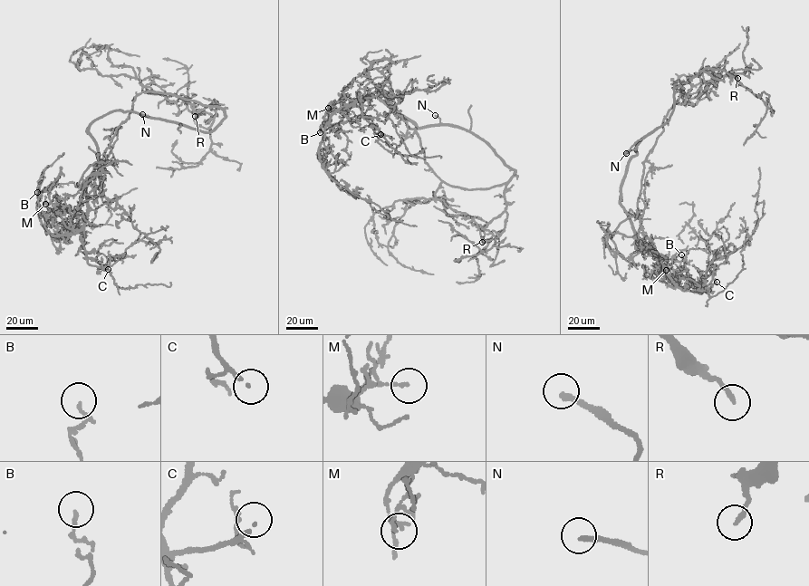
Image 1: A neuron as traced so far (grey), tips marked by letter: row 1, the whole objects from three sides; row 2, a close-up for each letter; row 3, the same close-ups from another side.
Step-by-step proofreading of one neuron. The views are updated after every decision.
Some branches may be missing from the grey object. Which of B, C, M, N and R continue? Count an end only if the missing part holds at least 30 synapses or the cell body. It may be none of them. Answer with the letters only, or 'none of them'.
C, N

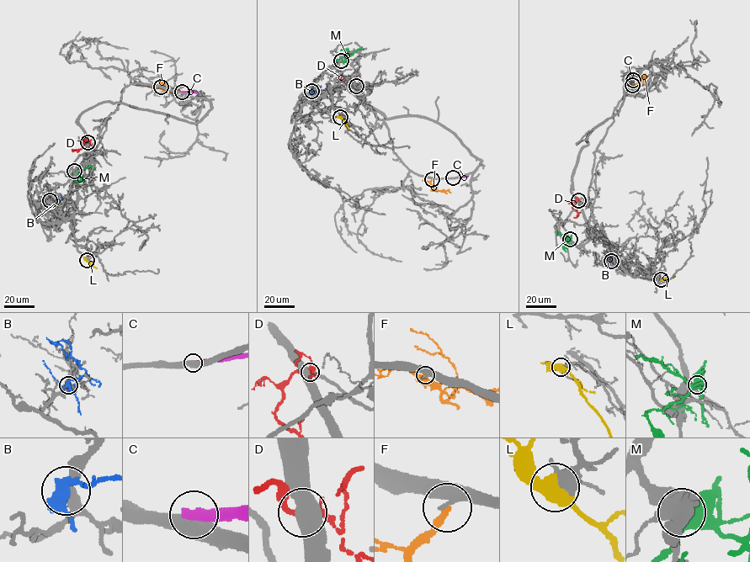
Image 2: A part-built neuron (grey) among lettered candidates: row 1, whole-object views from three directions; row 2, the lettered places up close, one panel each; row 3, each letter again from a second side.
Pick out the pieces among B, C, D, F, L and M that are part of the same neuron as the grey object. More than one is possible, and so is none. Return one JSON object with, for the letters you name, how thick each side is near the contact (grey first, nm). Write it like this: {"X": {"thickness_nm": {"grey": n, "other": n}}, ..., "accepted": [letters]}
{"L": {"thickness_nm": {"grey": 500, "other": 500}}, "accepted": ["L"]}

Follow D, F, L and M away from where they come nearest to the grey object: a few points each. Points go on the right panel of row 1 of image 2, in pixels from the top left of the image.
D: (578, 200), (575, 200), (572, 208), (578, 214), (573, 217)
F: (632, 85), (642, 82), (645, 74)
L: (661, 280), (675, 277)
M: (570, 239), (556, 232)

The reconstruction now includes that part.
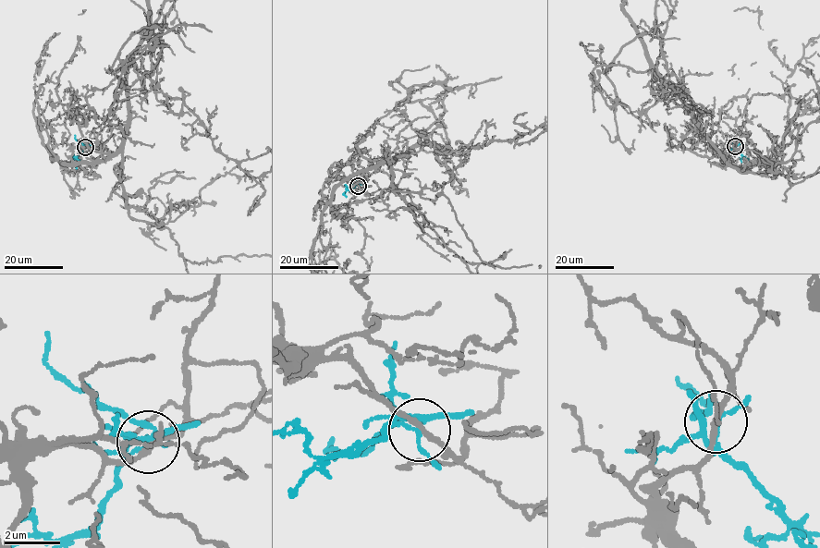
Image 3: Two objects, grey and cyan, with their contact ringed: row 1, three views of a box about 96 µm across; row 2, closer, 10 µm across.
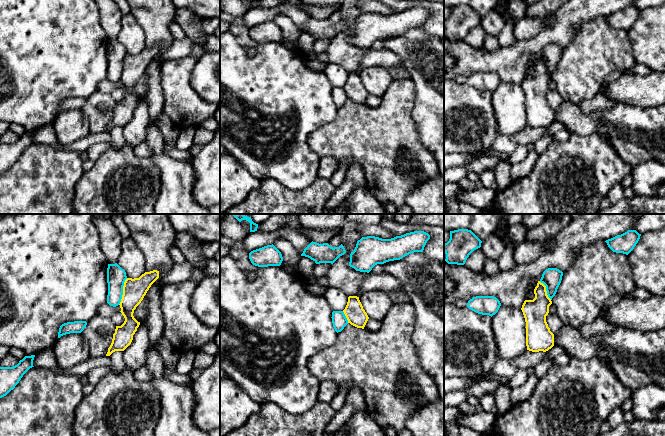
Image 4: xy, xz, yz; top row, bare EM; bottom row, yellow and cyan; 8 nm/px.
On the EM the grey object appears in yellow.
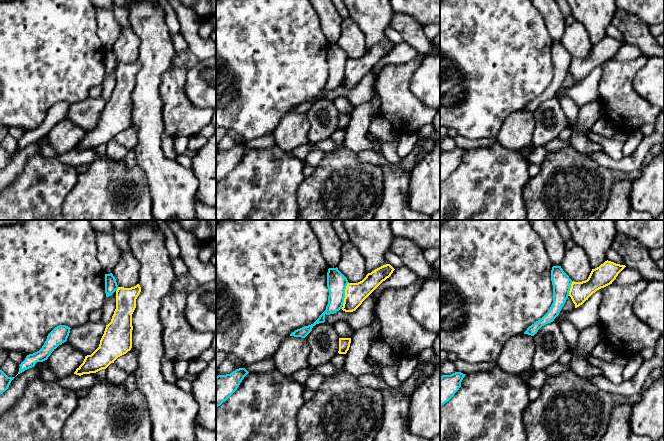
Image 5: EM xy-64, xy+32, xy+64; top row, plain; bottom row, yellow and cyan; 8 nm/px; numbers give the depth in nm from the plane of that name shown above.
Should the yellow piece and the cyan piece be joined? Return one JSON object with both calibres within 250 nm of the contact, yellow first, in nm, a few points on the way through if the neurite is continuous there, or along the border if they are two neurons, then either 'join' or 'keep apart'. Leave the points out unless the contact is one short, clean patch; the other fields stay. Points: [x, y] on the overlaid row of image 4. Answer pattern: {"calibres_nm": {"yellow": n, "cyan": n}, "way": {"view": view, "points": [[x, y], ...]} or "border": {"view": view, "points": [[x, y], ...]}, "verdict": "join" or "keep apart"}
{"calibres_nm": {"yellow": 190, "cyan": 160}, "border": {"view": "xy", "points": [[127, 278], [123, 284], [121, 301], [118, 304]]}, "verdict": "keep apart"}

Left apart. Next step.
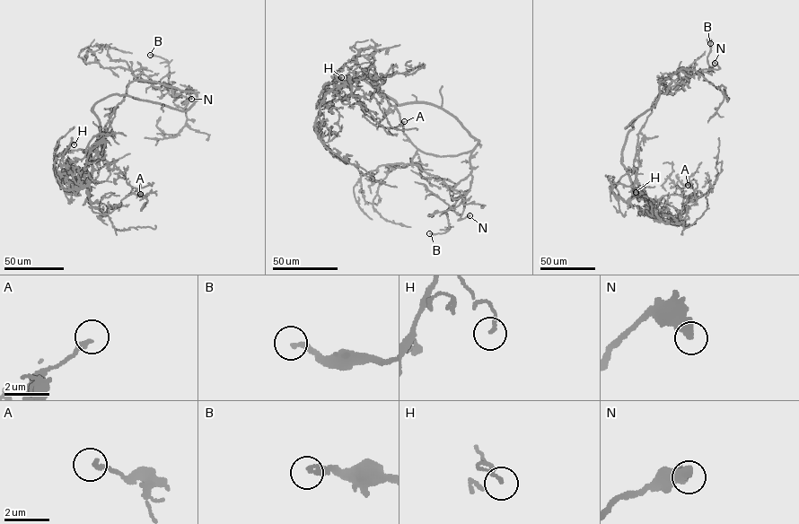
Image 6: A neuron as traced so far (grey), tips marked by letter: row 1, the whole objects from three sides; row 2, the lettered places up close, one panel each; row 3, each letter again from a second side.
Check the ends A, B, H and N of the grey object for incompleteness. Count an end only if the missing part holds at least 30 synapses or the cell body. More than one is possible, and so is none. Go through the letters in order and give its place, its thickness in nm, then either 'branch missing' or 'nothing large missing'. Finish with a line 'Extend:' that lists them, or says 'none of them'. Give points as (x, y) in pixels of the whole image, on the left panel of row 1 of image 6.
A: place (140, 194); calibre 190 nm; nothing large missing
B: place (150, 55); calibre 280 nm; nothing large missing
H: place (74, 144); calibre 130 nm; nothing large missing
N: place (191, 99); calibre 480 nm; nothing large missing
Extend: none of them

